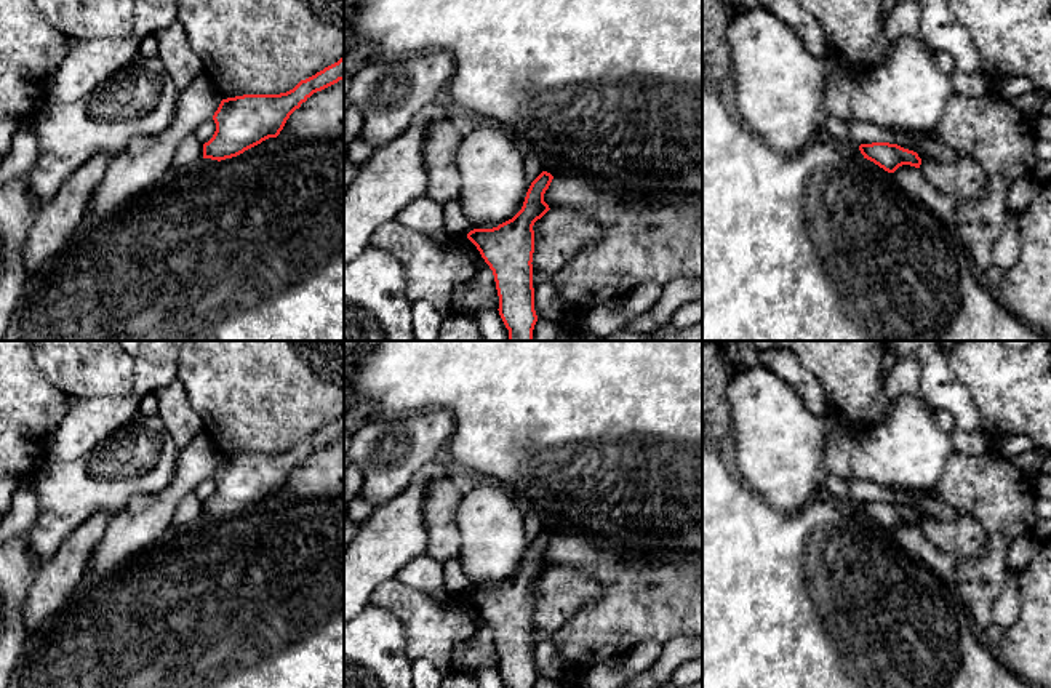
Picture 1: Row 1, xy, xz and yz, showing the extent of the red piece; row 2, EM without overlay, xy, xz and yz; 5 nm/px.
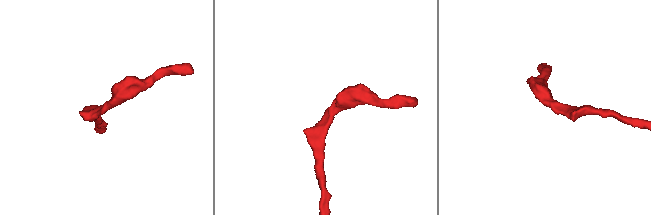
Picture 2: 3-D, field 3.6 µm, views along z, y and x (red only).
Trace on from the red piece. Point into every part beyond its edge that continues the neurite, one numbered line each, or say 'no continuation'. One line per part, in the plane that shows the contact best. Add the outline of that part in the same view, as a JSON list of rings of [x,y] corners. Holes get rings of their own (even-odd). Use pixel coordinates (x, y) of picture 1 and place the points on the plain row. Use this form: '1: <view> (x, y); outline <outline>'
no continuation

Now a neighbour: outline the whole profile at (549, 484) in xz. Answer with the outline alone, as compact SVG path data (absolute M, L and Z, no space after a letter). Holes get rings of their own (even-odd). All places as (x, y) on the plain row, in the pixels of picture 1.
M363 341L363 346L366 352L354 373L354 394L371 402L379 416L400 414L422 406L450 410L454 418L454 432L448 442L451 461L502 485L525 509L536 509L542 530L553 536L581 531L597 534L606 549L625 554L688 552L702 555L702 341Z

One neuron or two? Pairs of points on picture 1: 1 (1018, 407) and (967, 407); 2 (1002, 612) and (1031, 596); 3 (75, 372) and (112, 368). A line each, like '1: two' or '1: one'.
1: two
2: two
3: one

